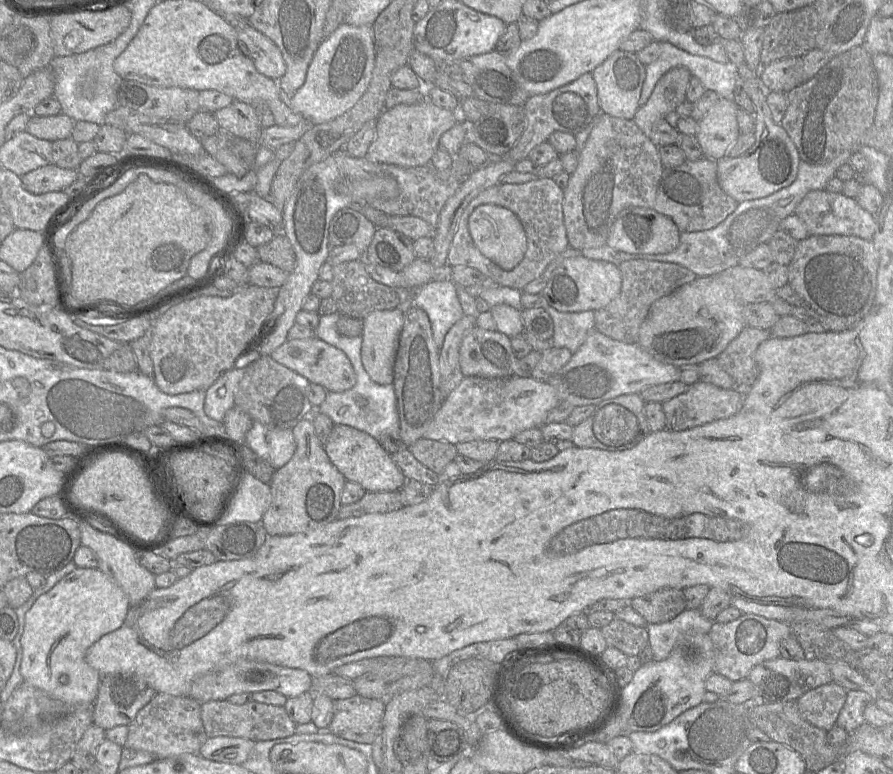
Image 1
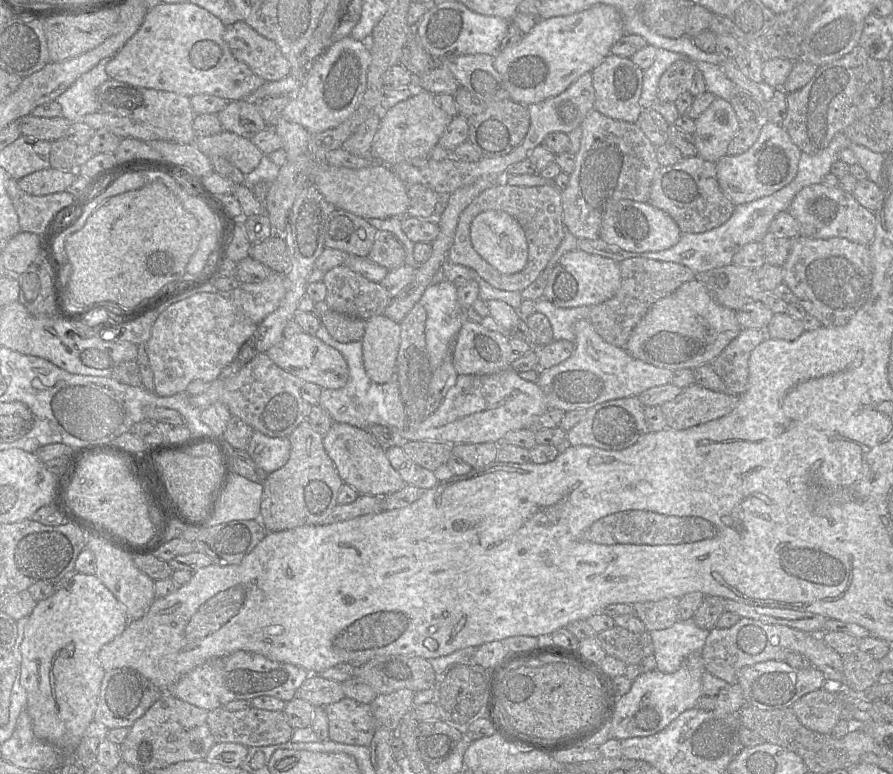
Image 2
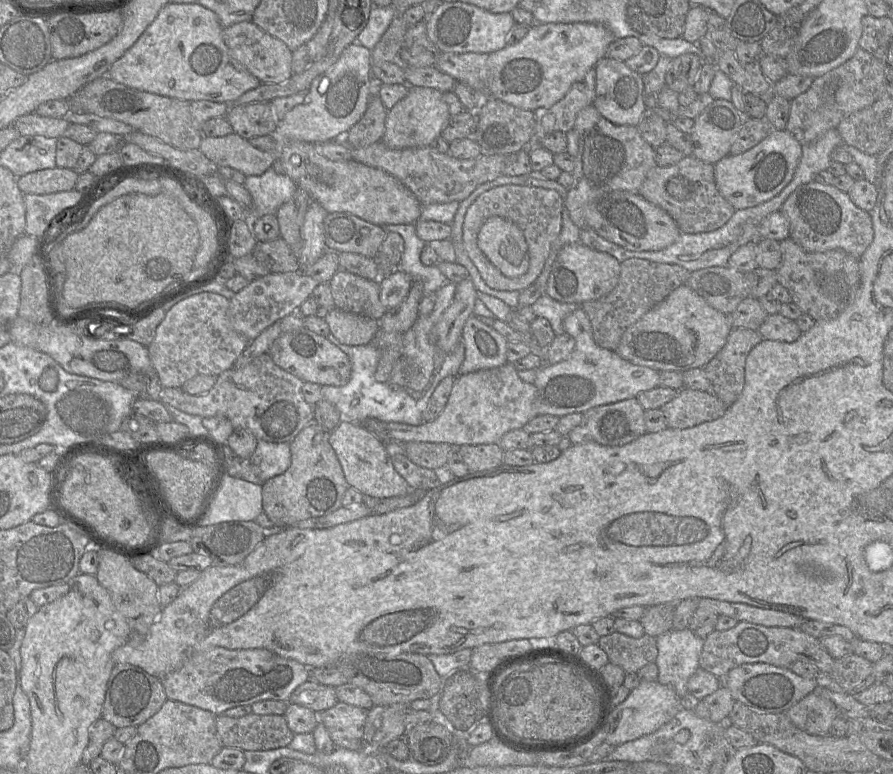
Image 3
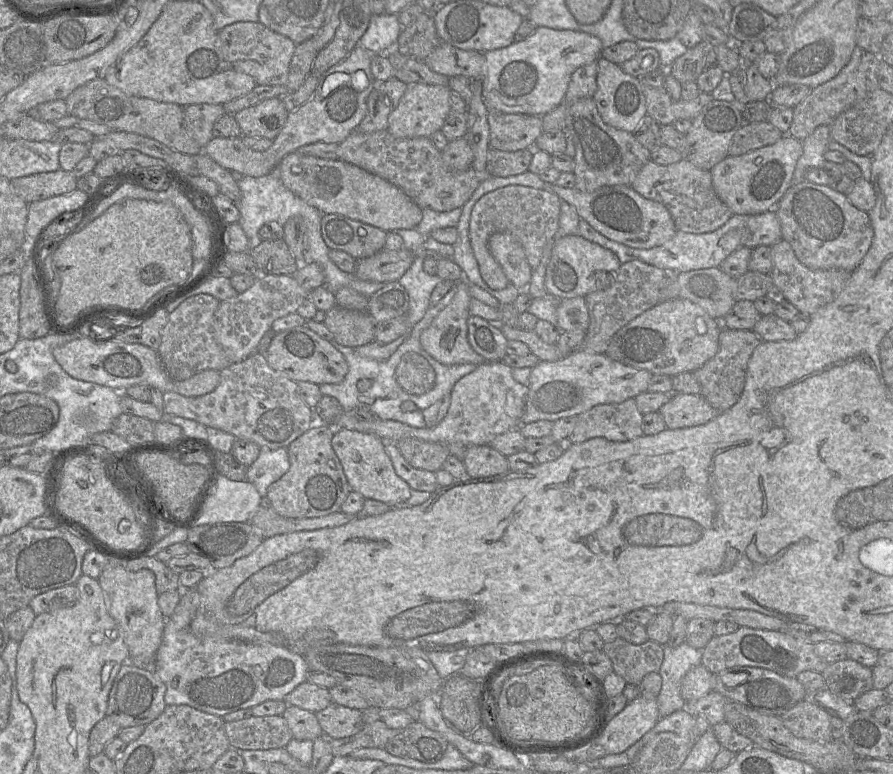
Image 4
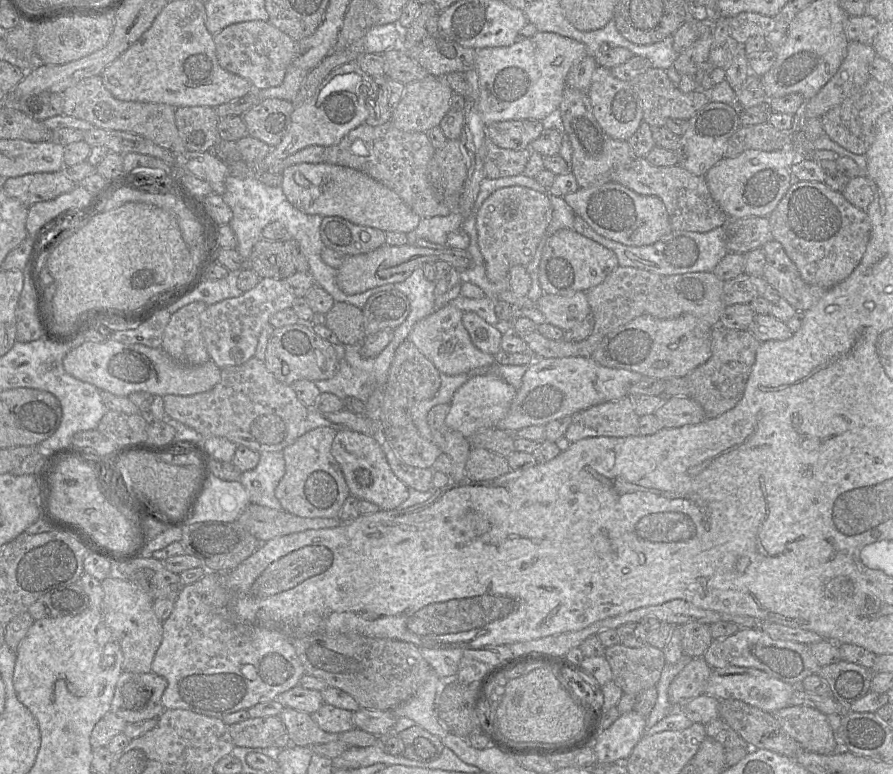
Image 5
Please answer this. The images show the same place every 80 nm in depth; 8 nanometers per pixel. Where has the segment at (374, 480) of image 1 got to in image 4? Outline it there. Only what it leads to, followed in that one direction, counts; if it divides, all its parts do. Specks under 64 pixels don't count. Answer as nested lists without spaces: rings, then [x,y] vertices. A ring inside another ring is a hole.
[[[334,428],[332,448],[340,460],[351,489],[365,499],[378,500],[393,508],[404,504],[410,498],[411,488],[396,474],[384,444],[385,441],[374,434]]]

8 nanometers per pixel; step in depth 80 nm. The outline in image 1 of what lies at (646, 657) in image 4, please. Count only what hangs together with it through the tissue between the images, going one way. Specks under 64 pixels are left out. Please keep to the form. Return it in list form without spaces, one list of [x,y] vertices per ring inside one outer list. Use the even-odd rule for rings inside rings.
[[[614,619],[601,628],[607,646],[612,646],[629,656],[639,655],[649,644],[649,634],[645,627],[632,625],[621,619]]]

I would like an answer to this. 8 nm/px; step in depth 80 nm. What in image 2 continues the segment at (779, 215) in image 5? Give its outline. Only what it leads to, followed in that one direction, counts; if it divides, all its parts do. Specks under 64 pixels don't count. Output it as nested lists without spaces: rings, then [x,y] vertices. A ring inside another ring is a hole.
[[[824,184],[804,187],[794,197],[788,209],[789,214],[798,222],[800,235],[814,239],[845,238],[852,242],[869,246],[876,230],[874,212],[861,206],[852,193]]]

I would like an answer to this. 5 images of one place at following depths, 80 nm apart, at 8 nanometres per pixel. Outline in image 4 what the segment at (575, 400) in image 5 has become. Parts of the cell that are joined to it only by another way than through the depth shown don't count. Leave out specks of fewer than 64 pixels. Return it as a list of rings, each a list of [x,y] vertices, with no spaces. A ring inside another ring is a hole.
[[[572,351],[556,361],[539,361],[532,368],[521,425],[538,420],[552,422],[579,414],[599,404],[621,403],[646,392],[652,373],[612,360],[604,353]]]

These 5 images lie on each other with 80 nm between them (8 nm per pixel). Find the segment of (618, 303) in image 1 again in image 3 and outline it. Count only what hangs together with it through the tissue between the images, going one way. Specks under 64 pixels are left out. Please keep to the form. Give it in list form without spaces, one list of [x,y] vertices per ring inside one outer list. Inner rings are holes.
[[[631,258],[620,264],[618,284],[606,296],[581,304],[587,314],[595,343],[615,351],[624,332],[672,291],[684,285],[691,272],[676,264],[656,263],[646,259]]]

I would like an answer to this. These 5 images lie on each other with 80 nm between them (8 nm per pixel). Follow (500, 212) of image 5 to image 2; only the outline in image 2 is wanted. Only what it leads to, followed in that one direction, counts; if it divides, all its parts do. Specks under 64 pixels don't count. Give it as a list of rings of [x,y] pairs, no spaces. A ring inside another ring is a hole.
[[[496,185],[482,192],[461,213],[454,241],[449,249],[449,263],[471,268],[493,287],[504,291],[523,291],[542,273],[560,246],[565,235],[561,191],[555,185],[521,187],[512,185]],[[500,210],[514,217],[524,230],[528,244],[527,264],[520,272],[506,275],[486,262],[473,248],[470,227],[473,219],[481,212]]]

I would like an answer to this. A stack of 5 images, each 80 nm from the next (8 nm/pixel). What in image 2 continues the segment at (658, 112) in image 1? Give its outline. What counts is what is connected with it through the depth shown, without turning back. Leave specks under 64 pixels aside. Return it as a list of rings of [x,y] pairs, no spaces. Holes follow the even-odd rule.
[[[689,59],[674,62],[659,80],[657,100],[675,102],[680,95],[689,92],[696,72],[694,62]]]

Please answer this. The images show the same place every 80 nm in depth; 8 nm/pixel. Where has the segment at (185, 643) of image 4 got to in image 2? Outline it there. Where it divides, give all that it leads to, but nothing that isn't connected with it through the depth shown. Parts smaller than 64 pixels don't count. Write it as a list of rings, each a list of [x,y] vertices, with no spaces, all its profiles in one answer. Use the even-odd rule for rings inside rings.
[[[236,651],[208,659],[182,676],[167,692],[208,711],[223,707],[233,700],[252,700],[259,696],[273,696],[289,702],[295,698],[298,688],[310,674],[293,664],[273,661],[257,653]]]

